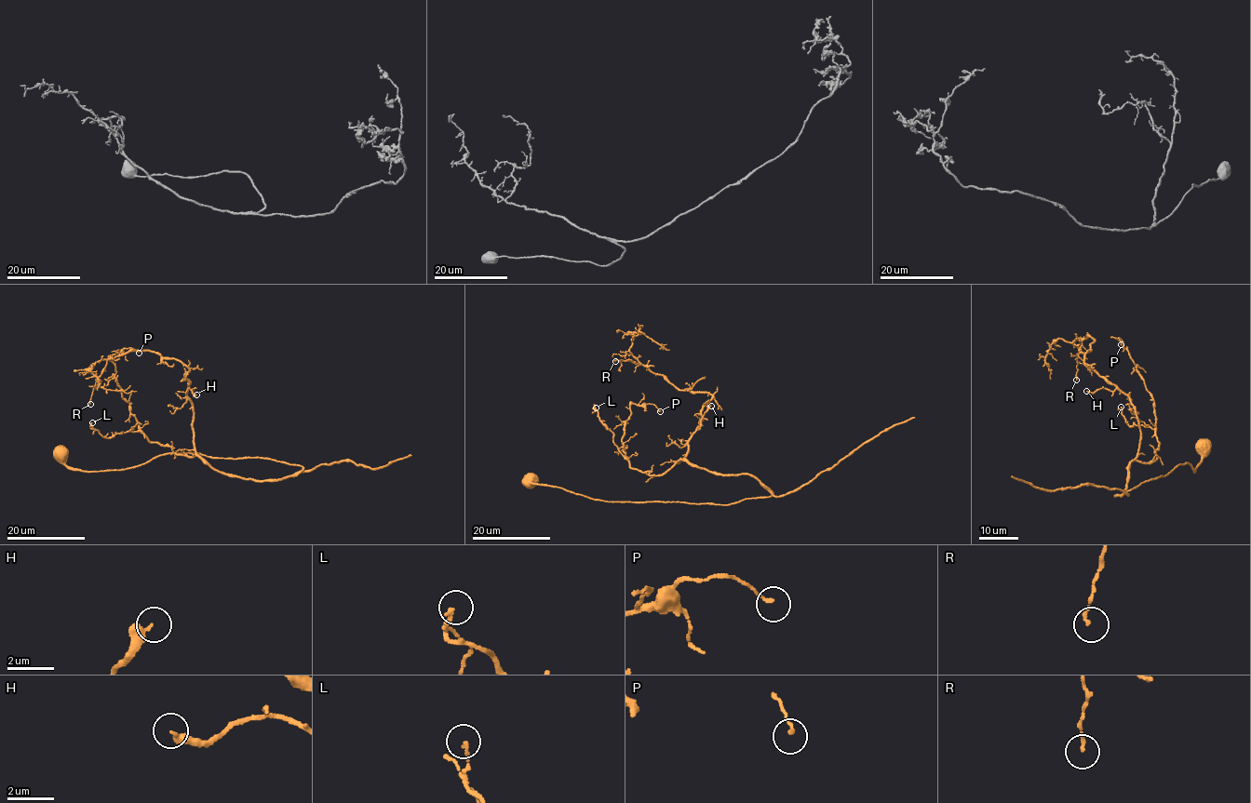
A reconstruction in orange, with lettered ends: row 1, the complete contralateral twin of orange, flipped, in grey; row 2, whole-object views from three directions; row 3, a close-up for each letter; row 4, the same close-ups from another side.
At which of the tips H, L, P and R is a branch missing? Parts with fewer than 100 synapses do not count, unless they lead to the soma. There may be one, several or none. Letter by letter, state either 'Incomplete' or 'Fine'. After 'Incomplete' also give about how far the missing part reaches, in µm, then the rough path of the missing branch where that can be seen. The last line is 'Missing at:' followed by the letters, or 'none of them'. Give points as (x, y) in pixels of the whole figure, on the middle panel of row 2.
H: Fine
L: Fine
P: Fine
R: Fine
Missing at: none of them

